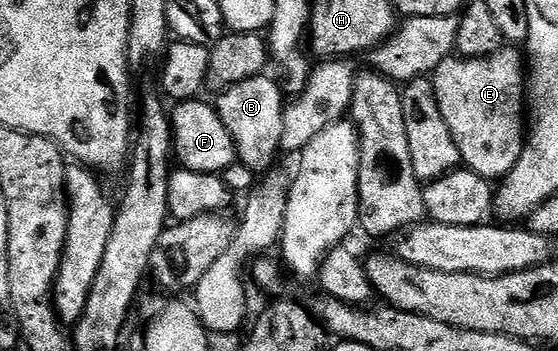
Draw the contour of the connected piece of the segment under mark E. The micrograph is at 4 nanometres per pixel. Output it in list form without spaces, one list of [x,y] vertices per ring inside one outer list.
[[[505,45],[498,53],[485,59],[461,59],[453,57],[442,61],[431,76],[434,93],[438,97],[438,109],[450,128],[450,137],[458,145],[463,166],[489,181],[503,180],[518,165],[526,142],[526,59],[515,46]]]

